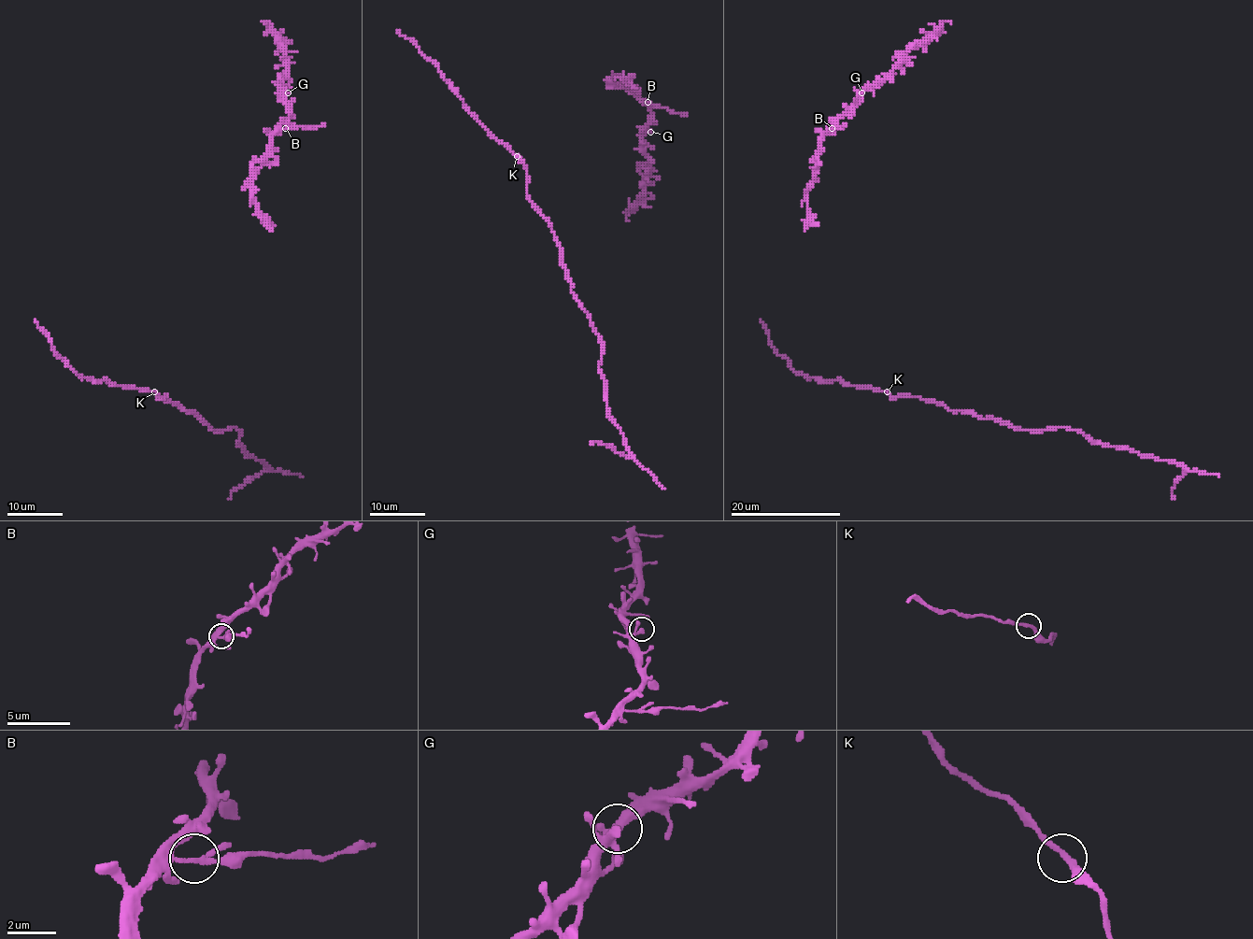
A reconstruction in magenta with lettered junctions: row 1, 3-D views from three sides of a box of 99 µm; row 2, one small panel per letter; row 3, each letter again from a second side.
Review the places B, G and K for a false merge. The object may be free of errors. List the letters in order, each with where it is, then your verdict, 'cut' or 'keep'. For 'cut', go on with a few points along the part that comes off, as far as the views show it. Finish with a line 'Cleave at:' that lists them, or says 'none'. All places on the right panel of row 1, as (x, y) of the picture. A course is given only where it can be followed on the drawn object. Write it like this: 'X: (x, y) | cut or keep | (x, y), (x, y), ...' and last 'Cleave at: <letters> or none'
B: (832, 128) | cut | (832, 128), (846, 124)
G: (861, 92) | keep
K: (887, 391) | keep
Cleave at: B

